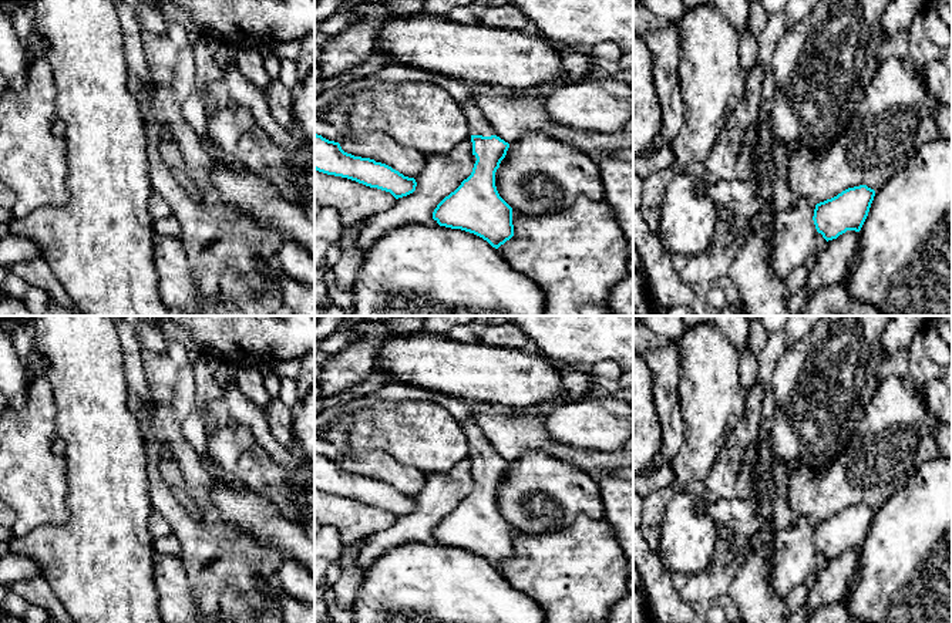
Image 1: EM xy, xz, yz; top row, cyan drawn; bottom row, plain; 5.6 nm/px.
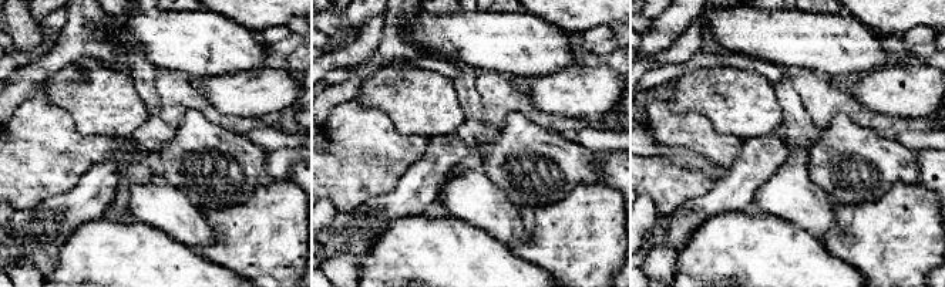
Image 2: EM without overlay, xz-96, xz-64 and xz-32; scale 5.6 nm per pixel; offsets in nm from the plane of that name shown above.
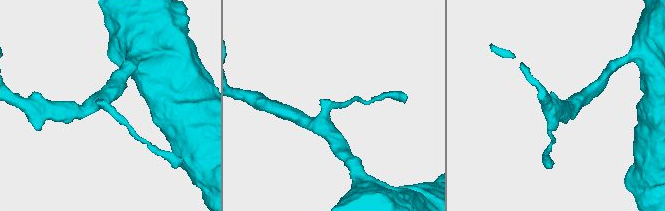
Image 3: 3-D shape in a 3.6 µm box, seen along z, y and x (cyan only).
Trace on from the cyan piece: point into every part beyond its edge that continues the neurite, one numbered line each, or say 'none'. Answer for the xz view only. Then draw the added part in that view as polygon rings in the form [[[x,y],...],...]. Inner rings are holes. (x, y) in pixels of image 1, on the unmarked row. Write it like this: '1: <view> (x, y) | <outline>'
1: xz (478, 444) | [[[470,414],[470,418],[462,425],[462,431],[468,440],[471,454],[482,454],[482,455],[491,455],[495,454],[495,449],[484,435],[482,430],[477,424],[477,420],[474,415]]]

